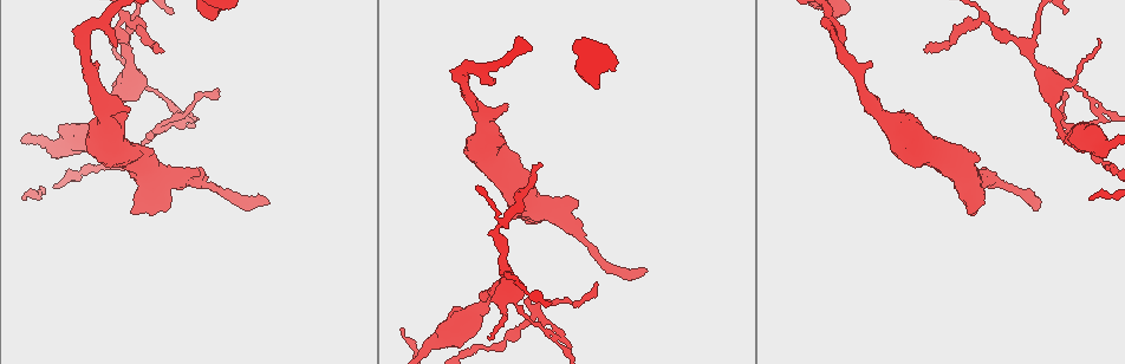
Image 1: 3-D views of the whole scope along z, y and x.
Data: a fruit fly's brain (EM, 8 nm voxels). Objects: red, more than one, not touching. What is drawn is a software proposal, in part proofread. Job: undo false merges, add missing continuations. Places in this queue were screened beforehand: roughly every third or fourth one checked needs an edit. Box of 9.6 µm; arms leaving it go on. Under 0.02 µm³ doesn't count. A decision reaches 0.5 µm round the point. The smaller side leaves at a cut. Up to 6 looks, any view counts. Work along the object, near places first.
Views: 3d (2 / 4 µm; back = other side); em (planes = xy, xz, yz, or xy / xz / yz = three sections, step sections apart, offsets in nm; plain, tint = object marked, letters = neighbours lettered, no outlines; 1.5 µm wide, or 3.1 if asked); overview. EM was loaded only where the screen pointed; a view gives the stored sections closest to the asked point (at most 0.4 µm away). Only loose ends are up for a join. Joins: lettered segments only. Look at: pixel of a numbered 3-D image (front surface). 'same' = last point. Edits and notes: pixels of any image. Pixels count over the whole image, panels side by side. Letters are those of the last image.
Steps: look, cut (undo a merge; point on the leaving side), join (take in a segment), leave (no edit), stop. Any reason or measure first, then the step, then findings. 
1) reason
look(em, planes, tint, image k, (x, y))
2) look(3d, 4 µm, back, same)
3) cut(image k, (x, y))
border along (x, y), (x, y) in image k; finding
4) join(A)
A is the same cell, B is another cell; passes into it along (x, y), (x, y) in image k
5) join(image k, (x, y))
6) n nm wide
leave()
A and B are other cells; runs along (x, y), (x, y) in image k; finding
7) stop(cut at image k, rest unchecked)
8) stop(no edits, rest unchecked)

calibre changes
look(em, xz, step 4, tint, image 1, (121, 21))

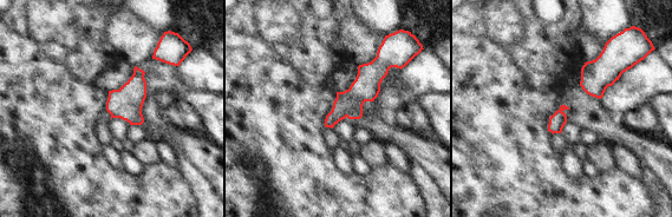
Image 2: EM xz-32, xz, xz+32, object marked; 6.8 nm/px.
another direction
look(em, planes, tint, same)

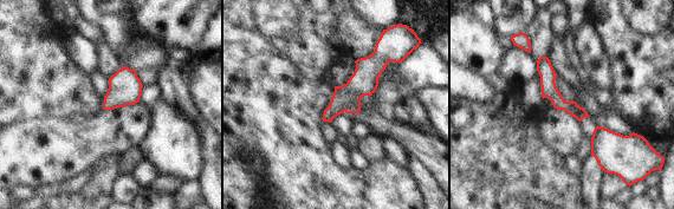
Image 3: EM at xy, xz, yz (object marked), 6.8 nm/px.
what lies round it
look(em, planes, letters, same)

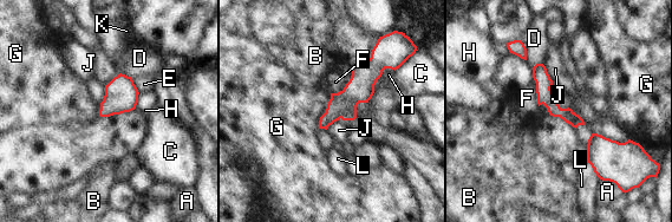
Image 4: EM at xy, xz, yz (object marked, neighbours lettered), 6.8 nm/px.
110 nm wide
leave()
A, B, C, D, E, F, G, H, J, K and L are other cells; border along (331, 93), (318, 128) in image 4; continuous, no second cell

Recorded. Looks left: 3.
an open end
look(3d, 4 µm, image 1, (539, 162))

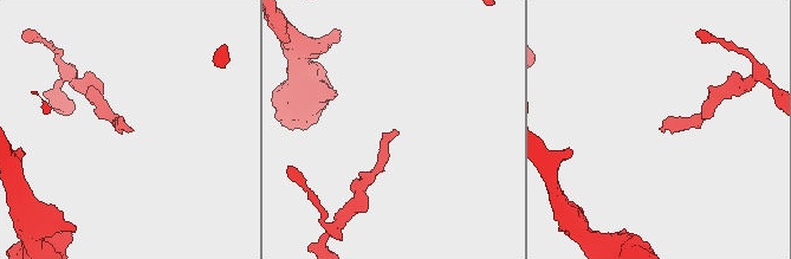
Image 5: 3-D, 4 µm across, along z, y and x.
shape alone is not enough
look(em, xz, step 4, letters, image 5, (128, 127))

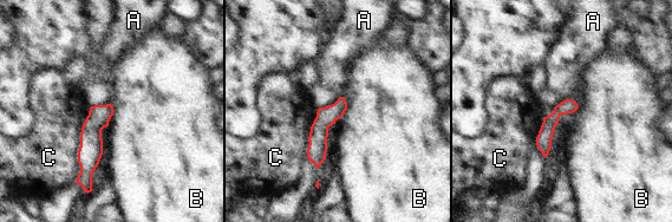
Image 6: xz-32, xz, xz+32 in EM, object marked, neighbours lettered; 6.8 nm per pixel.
another direction
look(em, planes, letters, same)

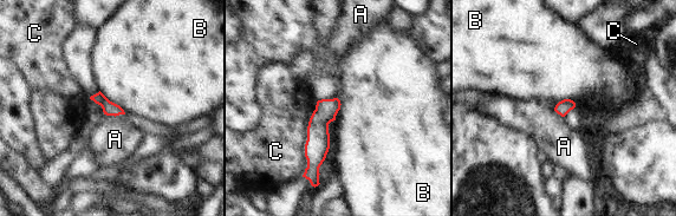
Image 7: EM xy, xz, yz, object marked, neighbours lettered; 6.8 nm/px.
leave()
A, B and C are other cells; border along (99, 91), (116, 103), (125, 113) in image 7; no lettered segment goes on from it

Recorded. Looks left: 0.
stop(no edits, rest unchecked)

